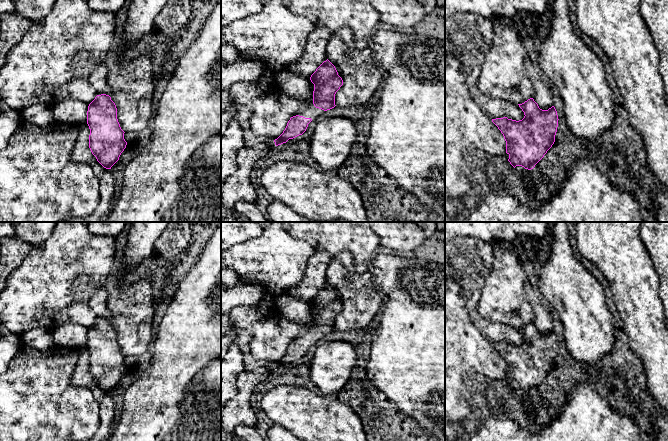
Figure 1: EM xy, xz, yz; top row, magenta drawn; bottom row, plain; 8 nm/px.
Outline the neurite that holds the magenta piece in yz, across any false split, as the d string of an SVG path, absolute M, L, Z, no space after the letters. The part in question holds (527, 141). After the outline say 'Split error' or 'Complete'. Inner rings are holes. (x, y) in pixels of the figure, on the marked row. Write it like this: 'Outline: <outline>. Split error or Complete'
Outline: M533 98L518 105L525 115L522 120L503 117L492 122L504 136L510 164L531 170L554 144L559 119L554 106L542 110Z. Complete

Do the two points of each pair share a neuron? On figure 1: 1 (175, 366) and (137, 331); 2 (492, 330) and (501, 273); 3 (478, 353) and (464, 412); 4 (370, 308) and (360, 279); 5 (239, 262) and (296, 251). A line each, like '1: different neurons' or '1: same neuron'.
1: different neurons
2: different neurons
3: same neuron
4: same neuron
5: same neuron

